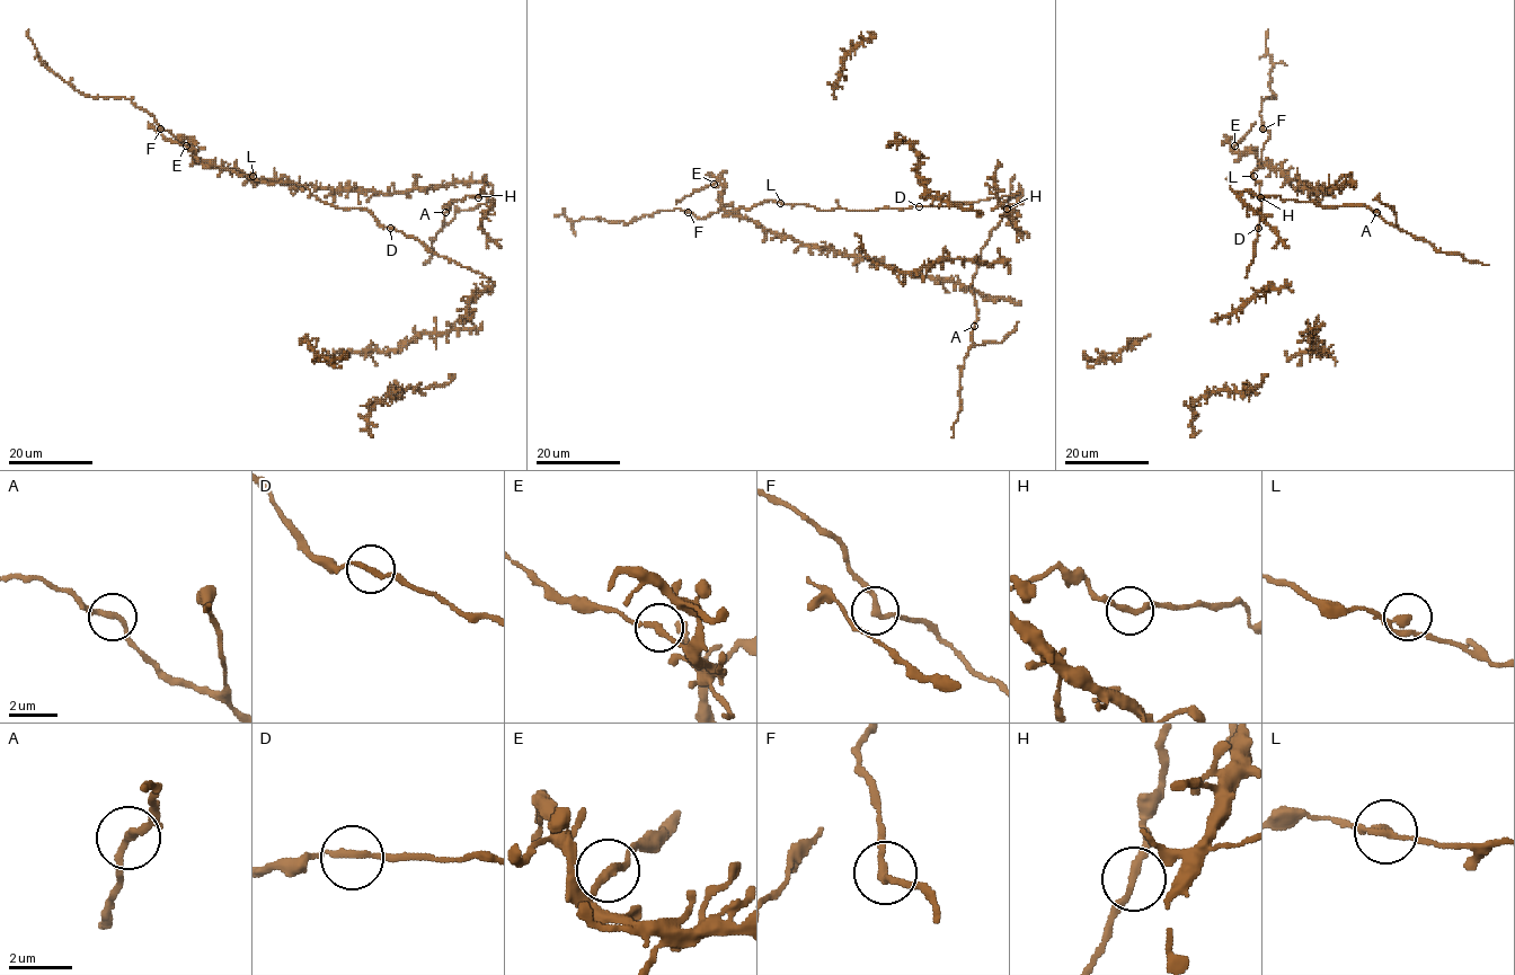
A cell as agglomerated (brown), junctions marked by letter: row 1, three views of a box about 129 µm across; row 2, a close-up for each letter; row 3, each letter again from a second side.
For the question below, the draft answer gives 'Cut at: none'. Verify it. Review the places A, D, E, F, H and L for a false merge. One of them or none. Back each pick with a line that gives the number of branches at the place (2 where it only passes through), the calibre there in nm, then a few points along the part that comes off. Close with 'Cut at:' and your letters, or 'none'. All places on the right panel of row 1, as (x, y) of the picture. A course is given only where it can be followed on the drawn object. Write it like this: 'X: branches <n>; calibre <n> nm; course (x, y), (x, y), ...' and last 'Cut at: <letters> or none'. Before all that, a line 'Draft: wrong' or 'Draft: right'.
Draft: wrong
E: branches 2; calibre 220 nm; course (1234, 145), (1255, 122)
Cut at: E

